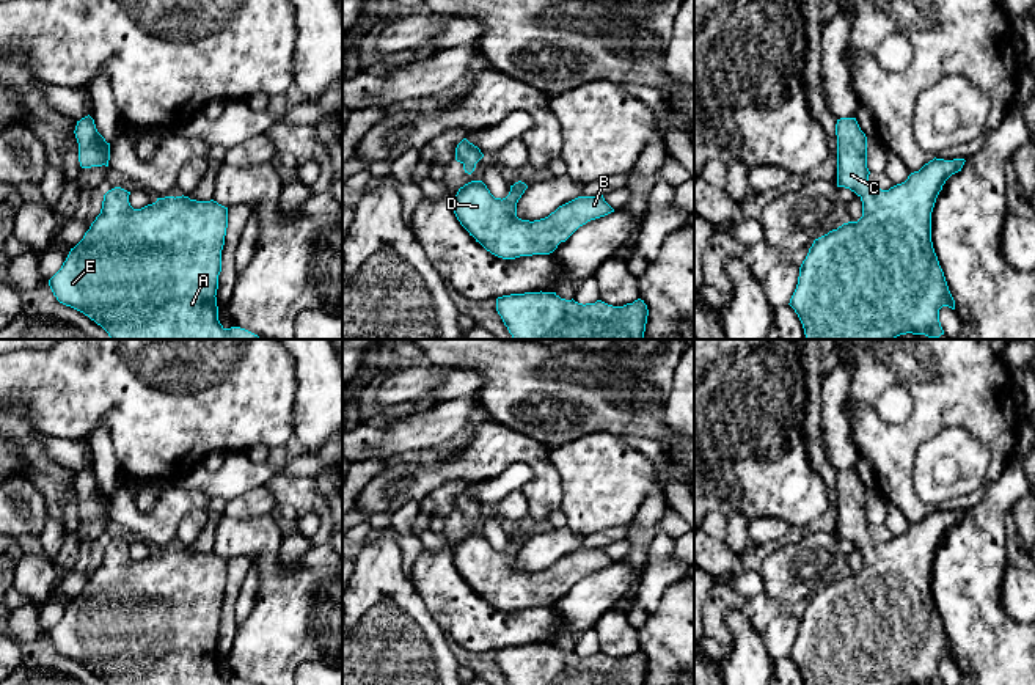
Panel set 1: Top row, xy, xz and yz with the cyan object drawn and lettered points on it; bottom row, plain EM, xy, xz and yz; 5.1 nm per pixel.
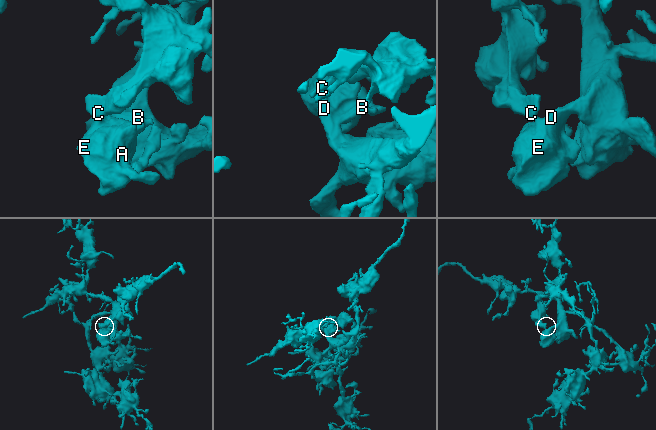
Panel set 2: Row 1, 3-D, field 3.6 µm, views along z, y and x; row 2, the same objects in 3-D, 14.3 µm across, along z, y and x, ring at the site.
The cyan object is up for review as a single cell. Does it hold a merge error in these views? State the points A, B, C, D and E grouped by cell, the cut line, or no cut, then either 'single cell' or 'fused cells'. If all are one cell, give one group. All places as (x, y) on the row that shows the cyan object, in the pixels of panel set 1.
A B C D E; no cut; single cell

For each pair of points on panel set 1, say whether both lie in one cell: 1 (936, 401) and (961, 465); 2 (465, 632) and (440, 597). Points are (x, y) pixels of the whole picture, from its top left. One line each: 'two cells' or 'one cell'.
1: two cells
2: one cell

